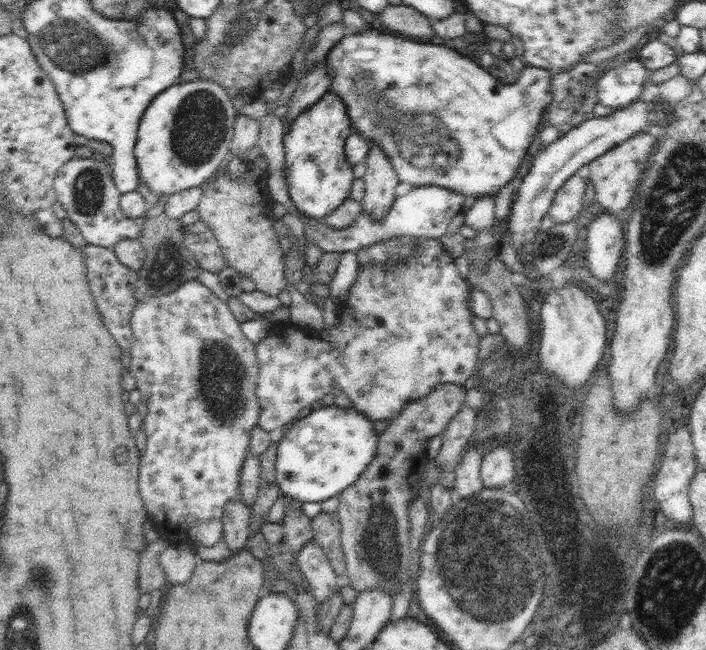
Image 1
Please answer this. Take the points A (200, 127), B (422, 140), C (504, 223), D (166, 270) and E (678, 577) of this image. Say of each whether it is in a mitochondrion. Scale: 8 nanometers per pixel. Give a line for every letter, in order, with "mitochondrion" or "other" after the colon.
A: mitochondrion
B: mitochondrion
C: other
D: mitochondrion
E: mitochondrion

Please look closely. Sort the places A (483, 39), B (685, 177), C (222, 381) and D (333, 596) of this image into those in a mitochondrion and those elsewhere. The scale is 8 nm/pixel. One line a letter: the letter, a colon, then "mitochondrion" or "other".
A: other
B: mitochondrion
C: mitochondrion
D: other

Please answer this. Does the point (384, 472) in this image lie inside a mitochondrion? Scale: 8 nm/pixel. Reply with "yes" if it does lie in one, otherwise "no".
no

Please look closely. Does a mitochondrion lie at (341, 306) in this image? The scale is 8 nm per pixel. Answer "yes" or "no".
no

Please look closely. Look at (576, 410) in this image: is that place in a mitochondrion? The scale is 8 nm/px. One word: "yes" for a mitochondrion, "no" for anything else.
no

